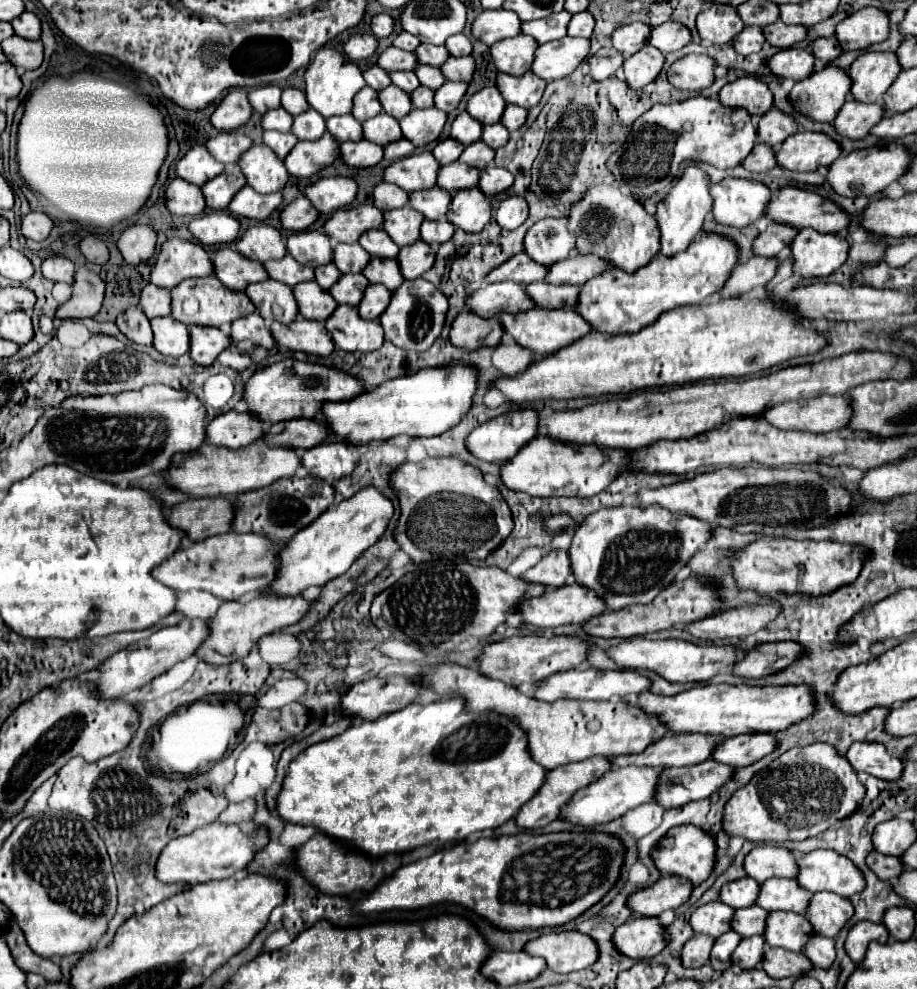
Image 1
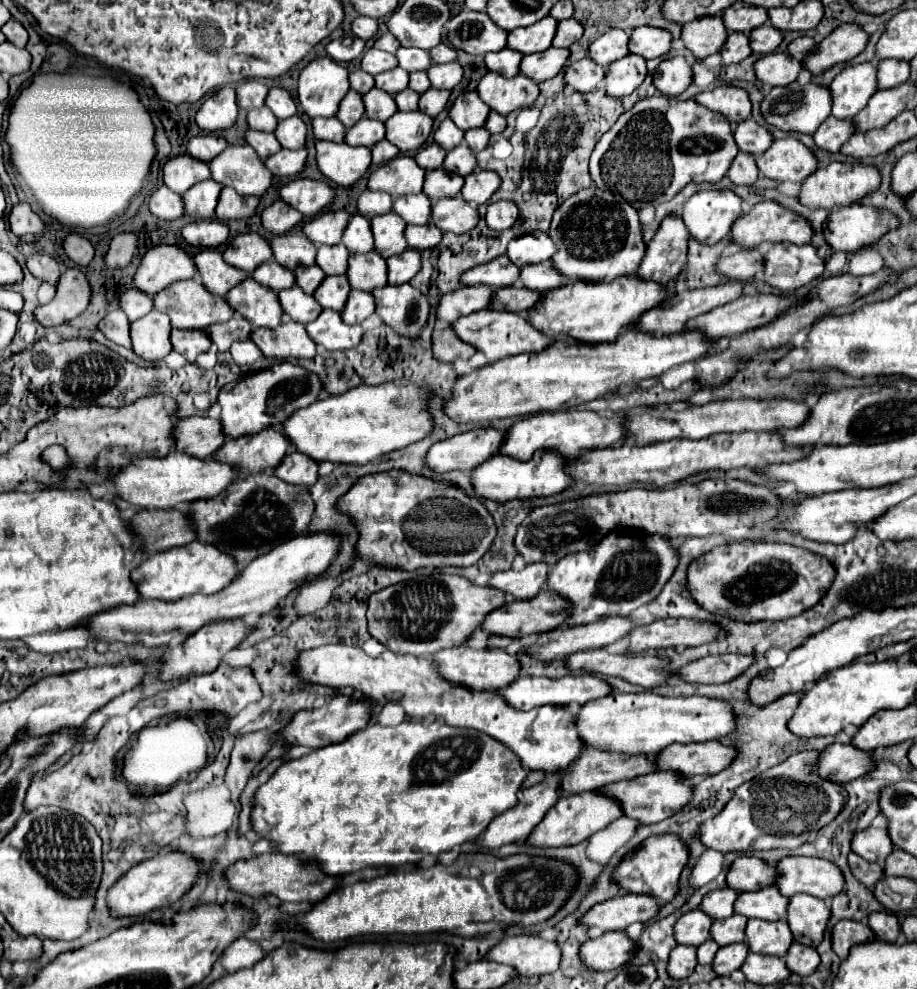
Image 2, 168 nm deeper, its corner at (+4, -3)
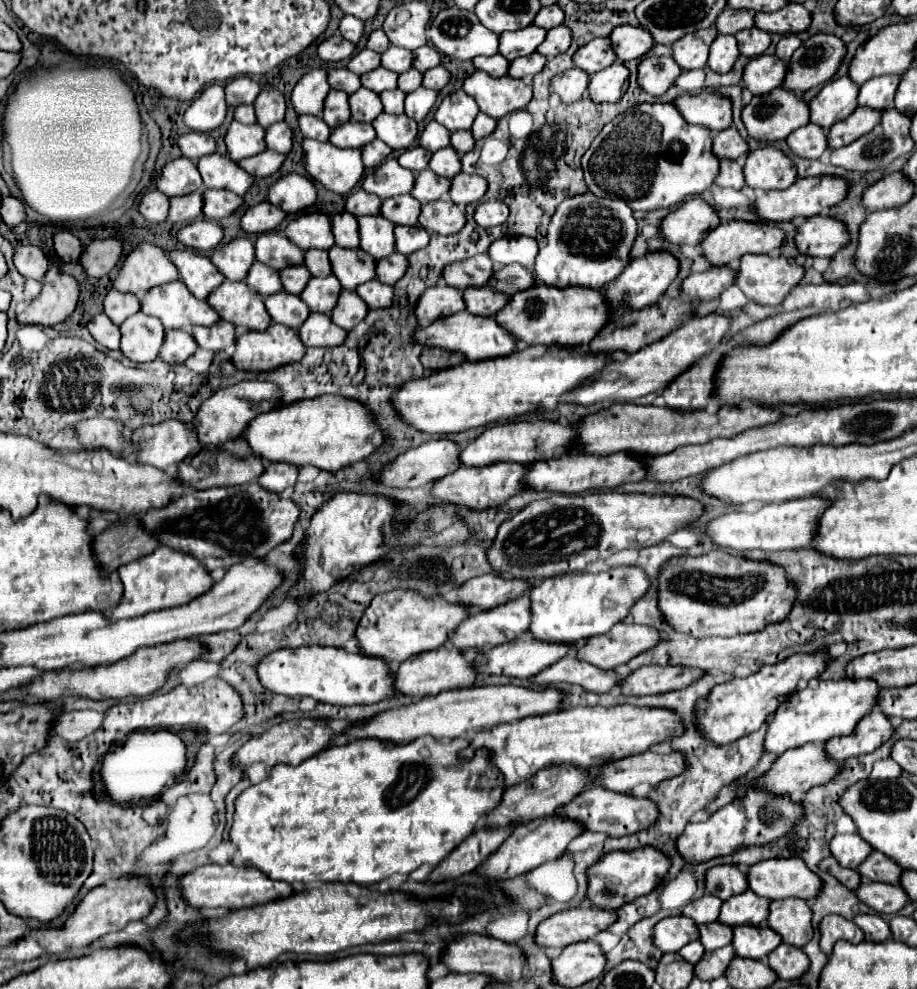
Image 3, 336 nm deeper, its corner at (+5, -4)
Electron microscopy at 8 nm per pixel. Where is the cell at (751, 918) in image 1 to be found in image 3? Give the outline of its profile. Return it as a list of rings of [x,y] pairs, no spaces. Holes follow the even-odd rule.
[[[711,922],[711,924],[701,924],[699,926],[699,942],[703,944],[705,950],[717,950],[727,944],[731,944],[731,928],[721,922]]]

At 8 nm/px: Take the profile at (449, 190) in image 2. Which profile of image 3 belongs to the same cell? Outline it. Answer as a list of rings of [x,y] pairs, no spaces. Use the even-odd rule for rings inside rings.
[[[425,168],[423,172],[419,172],[415,176],[415,188],[411,190],[411,196],[415,200],[419,200],[421,204],[445,198],[449,192],[451,182],[443,176],[435,176],[435,172],[431,172],[429,168]]]

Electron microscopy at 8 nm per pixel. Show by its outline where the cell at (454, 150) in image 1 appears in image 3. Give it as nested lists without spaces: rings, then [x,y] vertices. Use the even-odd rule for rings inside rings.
[[[413,146],[413,148],[405,150],[397,160],[399,160],[399,164],[401,164],[403,168],[411,170],[413,174],[417,174],[417,172],[421,172],[421,170],[427,168],[429,158],[431,158],[431,152],[427,152],[427,150],[421,148],[421,146]]]

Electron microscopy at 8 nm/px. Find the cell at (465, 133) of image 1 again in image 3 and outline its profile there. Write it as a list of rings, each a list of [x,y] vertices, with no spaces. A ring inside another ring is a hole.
[[[431,120],[431,122],[423,128],[423,132],[421,132],[421,136],[419,136],[419,146],[427,148],[429,152],[437,152],[437,150],[449,146],[449,134],[451,134],[451,132],[449,132],[445,126],[441,126],[441,124],[437,124],[435,120]]]

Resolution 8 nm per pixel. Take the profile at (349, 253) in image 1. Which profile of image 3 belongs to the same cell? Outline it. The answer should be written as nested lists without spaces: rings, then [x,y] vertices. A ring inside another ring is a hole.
[[[307,250],[305,252],[305,266],[311,272],[311,276],[329,276],[331,274],[329,256],[323,250]]]

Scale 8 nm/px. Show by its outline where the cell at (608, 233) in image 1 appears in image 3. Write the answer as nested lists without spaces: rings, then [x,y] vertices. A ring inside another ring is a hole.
[[[585,192],[581,196],[571,196],[563,200],[557,208],[557,212],[551,218],[551,224],[547,228],[547,240],[539,248],[533,276],[537,284],[555,284],[559,288],[569,286],[581,286],[599,290],[607,282],[611,282],[615,276],[623,272],[623,268],[629,264],[629,252],[633,246],[637,234],[637,222],[633,218],[631,208],[621,198],[599,198],[593,192]]]

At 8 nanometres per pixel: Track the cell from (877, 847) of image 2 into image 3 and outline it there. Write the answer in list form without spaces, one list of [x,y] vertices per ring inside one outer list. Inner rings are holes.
[[[837,834],[829,840],[829,852],[843,868],[857,868],[871,854],[871,846],[855,834]]]

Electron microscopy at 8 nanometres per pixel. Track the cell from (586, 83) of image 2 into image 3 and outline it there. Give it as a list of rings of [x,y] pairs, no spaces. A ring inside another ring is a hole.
[[[569,68],[563,74],[557,74],[551,82],[549,88],[559,94],[561,102],[571,104],[575,100],[581,100],[581,96],[585,94],[589,84],[589,76],[587,72],[581,72],[579,68]]]

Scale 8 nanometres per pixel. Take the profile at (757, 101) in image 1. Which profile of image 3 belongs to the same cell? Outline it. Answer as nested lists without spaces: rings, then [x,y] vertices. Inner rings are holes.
[[[701,92],[701,94],[681,94],[671,104],[679,108],[679,114],[697,126],[705,126],[711,132],[719,132],[731,126],[731,100],[715,94],[715,92]]]

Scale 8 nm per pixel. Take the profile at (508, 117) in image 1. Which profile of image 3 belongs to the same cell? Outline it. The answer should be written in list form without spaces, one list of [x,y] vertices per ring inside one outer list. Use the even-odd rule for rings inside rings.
[[[479,112],[477,118],[475,118],[475,122],[473,122],[473,126],[471,126],[471,134],[473,134],[475,140],[485,138],[485,136],[489,136],[495,130],[495,126],[497,126],[497,122],[491,116]]]

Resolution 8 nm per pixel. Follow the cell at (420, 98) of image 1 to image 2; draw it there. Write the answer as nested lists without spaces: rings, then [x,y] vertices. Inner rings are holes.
[[[404,89],[394,99],[396,99],[396,105],[398,105],[400,111],[418,111],[418,99],[420,99],[420,95],[416,91]]]

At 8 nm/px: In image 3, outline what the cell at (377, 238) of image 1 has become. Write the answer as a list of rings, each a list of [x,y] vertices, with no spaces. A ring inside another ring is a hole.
[[[339,212],[333,214],[331,220],[331,230],[335,236],[335,244],[341,248],[357,248],[359,246],[359,230],[357,230],[357,220],[349,212]]]

